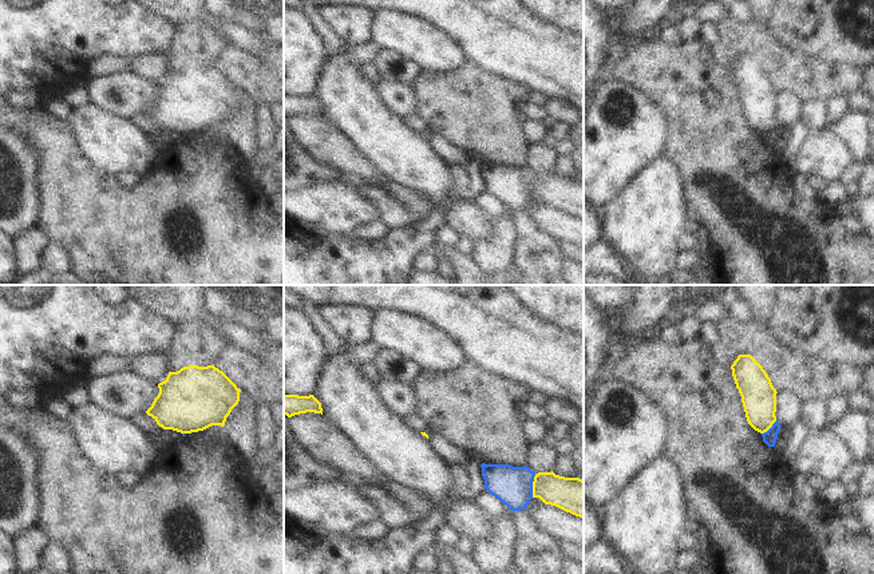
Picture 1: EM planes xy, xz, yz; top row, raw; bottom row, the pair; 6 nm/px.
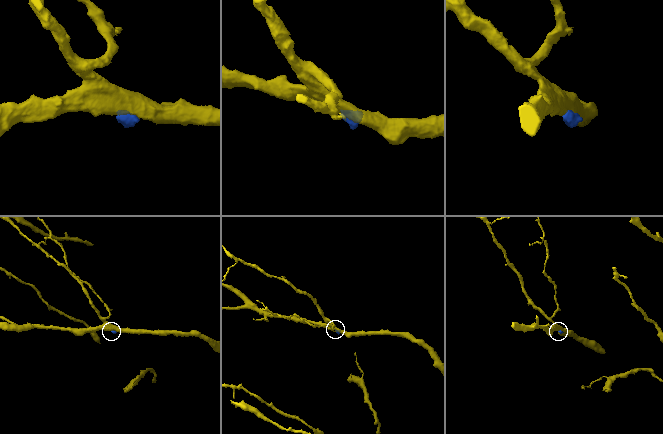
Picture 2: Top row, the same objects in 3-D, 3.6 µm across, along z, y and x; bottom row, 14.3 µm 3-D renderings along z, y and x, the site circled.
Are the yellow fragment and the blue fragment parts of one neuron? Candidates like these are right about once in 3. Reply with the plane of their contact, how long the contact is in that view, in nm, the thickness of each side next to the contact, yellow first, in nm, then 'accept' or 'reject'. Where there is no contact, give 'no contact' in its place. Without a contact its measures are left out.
xz | 150 nm | 220/240 nm | reject

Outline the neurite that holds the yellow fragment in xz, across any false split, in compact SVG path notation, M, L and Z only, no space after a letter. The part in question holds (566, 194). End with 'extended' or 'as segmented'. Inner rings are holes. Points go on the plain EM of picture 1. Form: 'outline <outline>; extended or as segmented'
outline M538 173L533 182L533 198L584 219L584 181L551 173Z; as segmented

